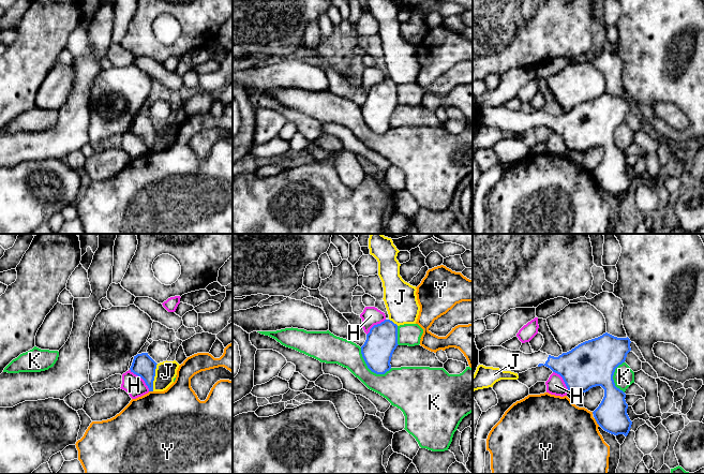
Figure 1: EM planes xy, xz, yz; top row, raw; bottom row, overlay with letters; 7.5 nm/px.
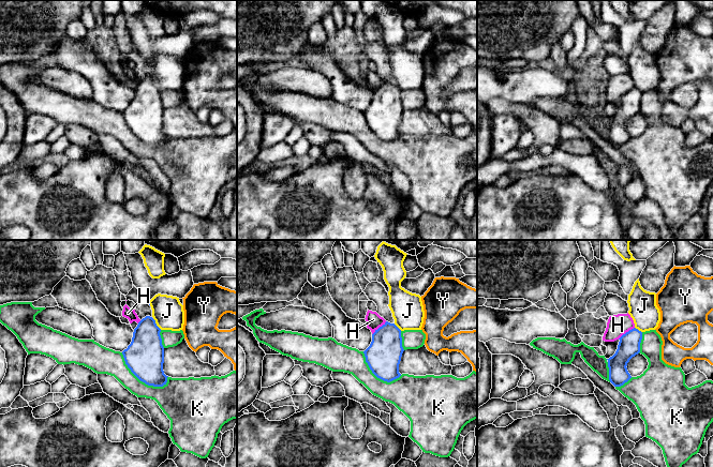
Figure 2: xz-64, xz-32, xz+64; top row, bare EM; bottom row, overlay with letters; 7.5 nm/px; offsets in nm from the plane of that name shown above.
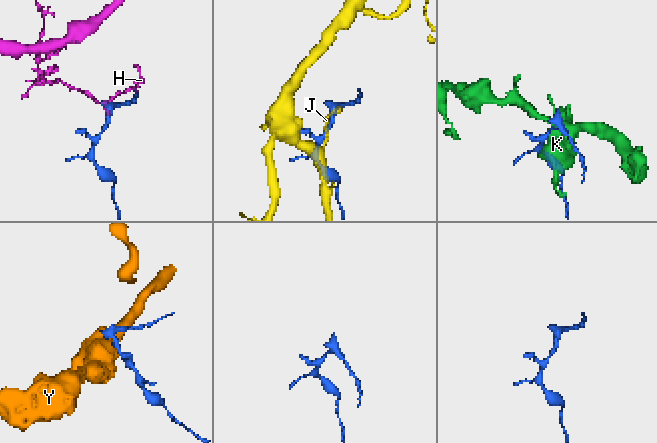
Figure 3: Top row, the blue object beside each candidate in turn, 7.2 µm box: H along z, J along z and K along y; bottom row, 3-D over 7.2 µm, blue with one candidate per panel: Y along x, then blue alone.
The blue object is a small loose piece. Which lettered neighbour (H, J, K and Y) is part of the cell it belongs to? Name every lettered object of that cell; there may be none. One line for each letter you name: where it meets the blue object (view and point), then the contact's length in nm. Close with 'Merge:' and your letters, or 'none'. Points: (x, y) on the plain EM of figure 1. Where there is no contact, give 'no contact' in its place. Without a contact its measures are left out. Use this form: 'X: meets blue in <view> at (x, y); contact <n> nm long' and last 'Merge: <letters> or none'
Merge: none

